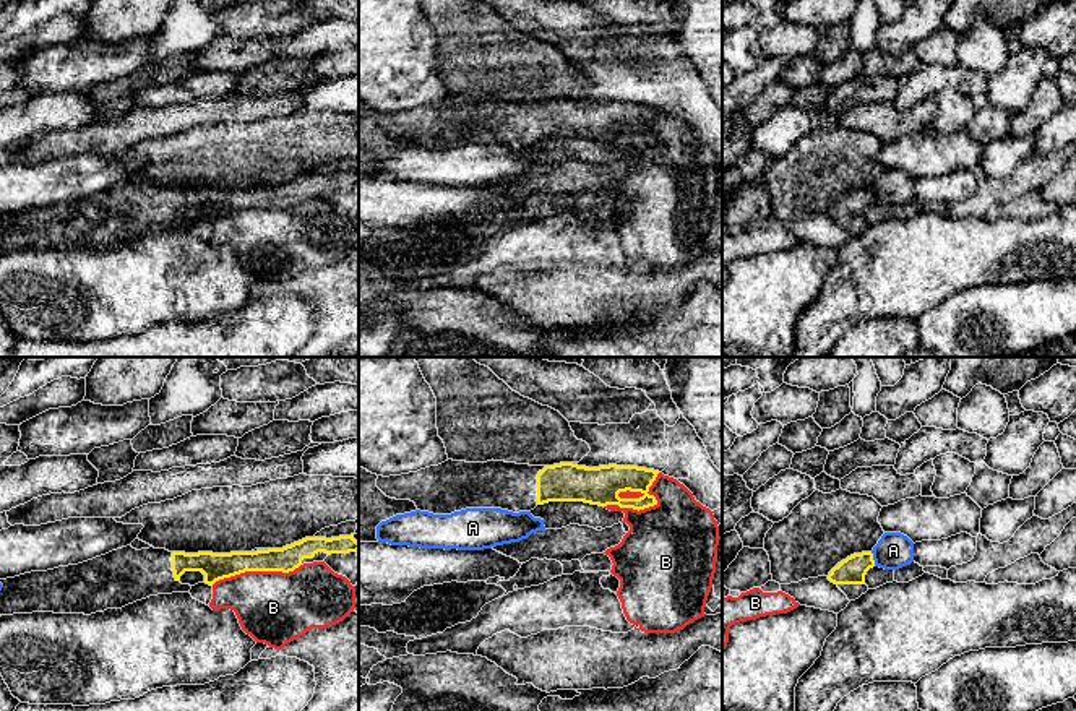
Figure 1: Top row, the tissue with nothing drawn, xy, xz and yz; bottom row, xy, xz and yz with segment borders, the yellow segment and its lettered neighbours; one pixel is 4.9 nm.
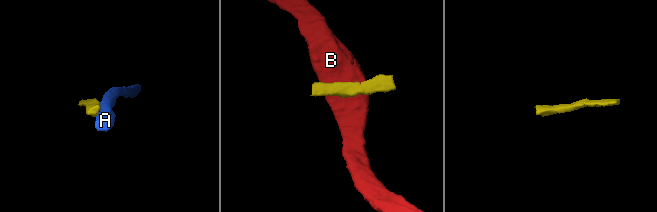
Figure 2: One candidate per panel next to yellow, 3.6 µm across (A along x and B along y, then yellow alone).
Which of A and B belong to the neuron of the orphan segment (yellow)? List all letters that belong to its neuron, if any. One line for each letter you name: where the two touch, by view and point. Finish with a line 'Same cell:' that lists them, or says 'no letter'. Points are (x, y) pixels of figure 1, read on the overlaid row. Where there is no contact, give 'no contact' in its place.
Same cell: no letter

